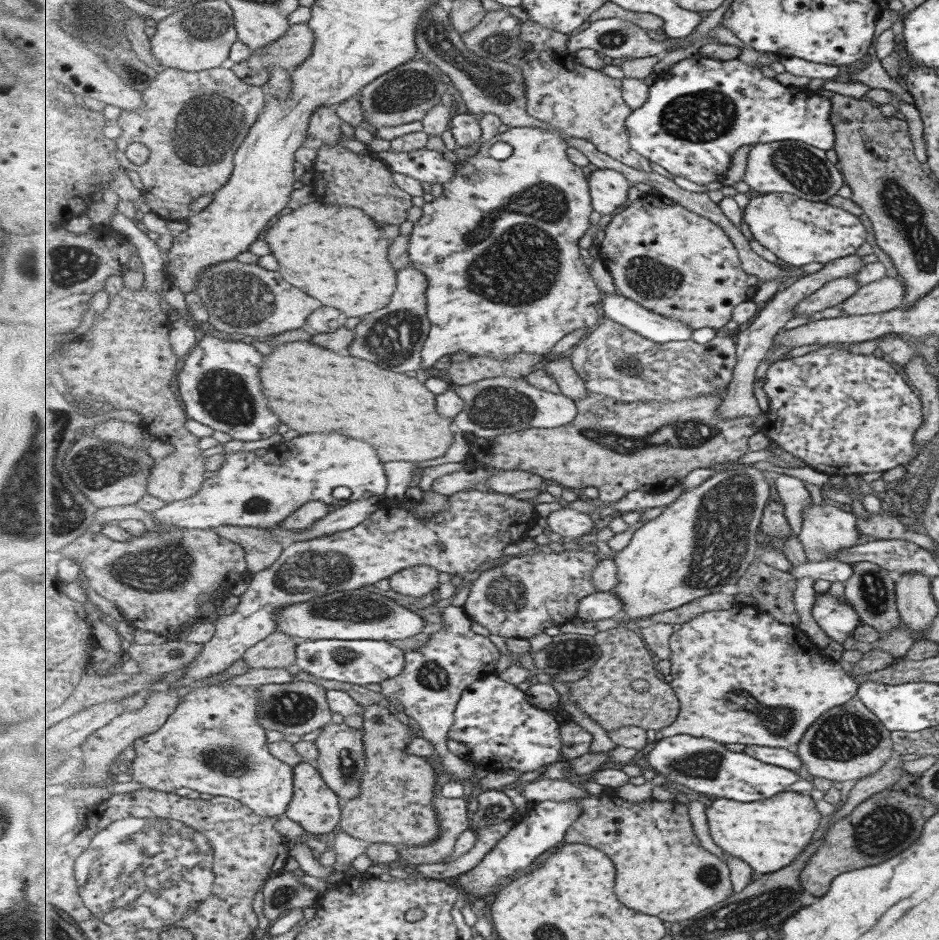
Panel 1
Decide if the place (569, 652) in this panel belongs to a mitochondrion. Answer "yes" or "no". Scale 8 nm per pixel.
yes

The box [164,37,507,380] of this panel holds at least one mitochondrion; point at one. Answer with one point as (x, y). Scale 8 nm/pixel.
(208, 126)

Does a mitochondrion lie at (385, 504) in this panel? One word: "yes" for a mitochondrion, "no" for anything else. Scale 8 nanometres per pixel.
no

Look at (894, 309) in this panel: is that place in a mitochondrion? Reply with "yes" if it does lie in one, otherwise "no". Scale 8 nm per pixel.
no

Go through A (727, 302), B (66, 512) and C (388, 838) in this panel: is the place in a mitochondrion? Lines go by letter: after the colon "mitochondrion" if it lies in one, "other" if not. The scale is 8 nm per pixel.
A: other
B: mitochondrion
C: other

